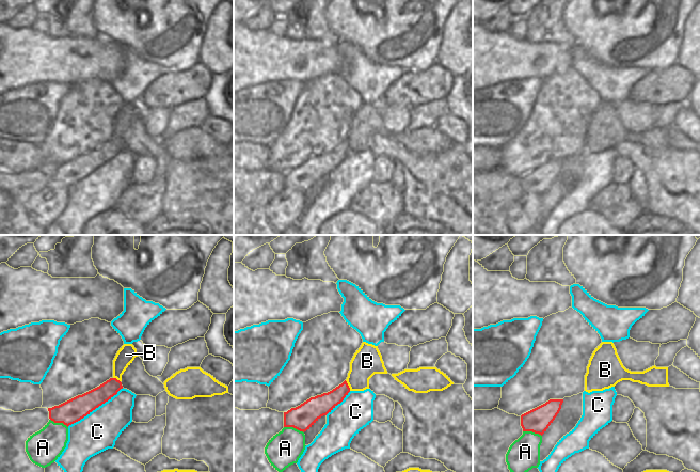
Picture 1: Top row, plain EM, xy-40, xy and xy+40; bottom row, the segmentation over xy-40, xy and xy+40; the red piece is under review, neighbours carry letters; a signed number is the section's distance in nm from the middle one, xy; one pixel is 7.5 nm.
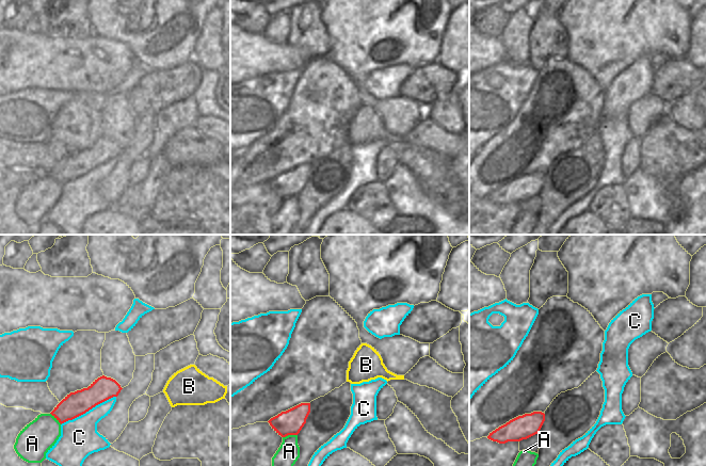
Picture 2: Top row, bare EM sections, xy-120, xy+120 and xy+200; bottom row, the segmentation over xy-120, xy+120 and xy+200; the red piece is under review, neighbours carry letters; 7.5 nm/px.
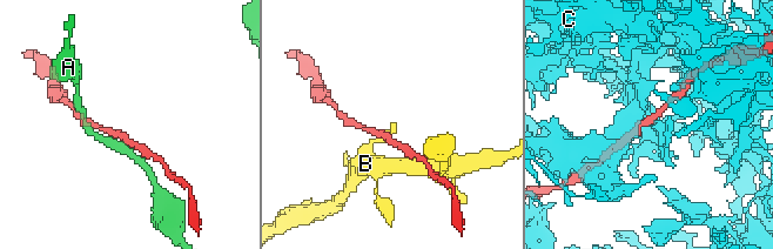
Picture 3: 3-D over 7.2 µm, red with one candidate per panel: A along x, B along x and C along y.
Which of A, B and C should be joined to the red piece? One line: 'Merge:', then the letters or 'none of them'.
Merge: none of them

